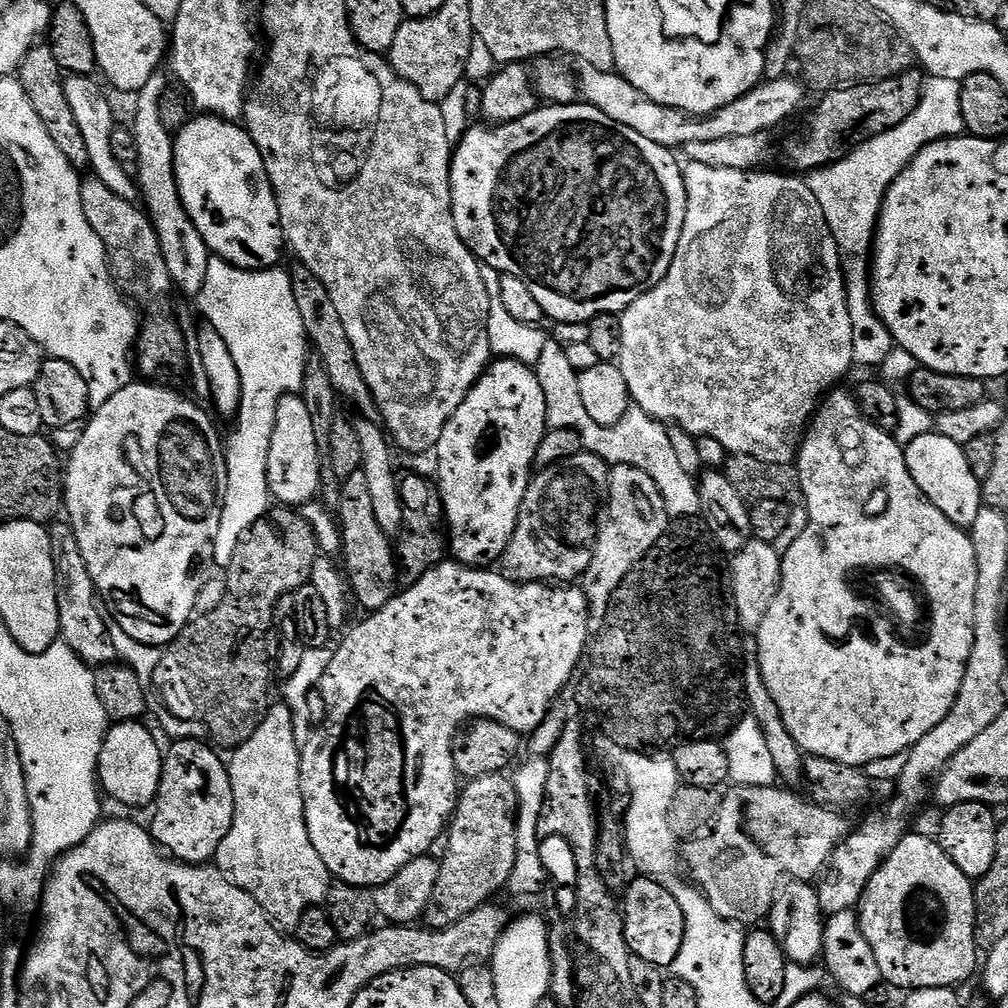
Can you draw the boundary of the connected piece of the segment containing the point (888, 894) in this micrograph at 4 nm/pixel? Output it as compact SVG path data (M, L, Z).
M913 834L901 838L870 878L858 905L860 929L874 950L883 979L898 990L955 989L956 984L966 983L975 972L977 975L975 892L973 881L950 862L939 839Z

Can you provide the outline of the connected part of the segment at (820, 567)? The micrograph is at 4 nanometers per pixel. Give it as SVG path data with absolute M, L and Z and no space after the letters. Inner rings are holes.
M829 391L819 401L800 444L795 465L800 473L800 494L802 504L808 509L809 524L798 540L782 554L780 589L774 602L770 602L770 610L766 610L766 618L762 618L762 626L755 629L755 655L760 660L762 678L770 694L774 694L778 710L782 710L782 722L786 722L786 730L790 730L801 752L863 769L875 759L890 758L900 751L912 749L946 718L954 706L963 675L966 674L967 659L970 658L971 647L974 646L974 592L977 589L978 563L975 562L974 546L971 544L969 533L950 522L950 518L946 518L946 514L942 514L942 510L938 510L938 506L934 506L934 502L927 500L922 490L918 490L914 478L910 478L904 448L896 441L895 435L871 424L860 413L860 405L851 391L840 391ZM892 586L902 588L912 596L916 606L916 618L912 624L906 624L892 606L890 596L886 594L886 590Z

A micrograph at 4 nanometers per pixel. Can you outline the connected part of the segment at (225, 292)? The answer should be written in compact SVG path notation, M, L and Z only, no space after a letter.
M212 258L208 261L208 269L206 270L206 282L202 286L198 297L200 303L200 312L205 316L207 323L222 338L222 342L226 342L226 350L230 350L230 358L234 358L234 366L238 366L238 374L242 382L242 394L240 395L240 411L234 417L236 429L229 436L226 436L226 459L228 462L228 477L226 478L226 494L224 495L224 505L222 506L222 522L218 526L217 541L222 542L226 537L230 538L229 547L237 548L244 535L250 530L250 526L254 526L254 522L258 522L258 518L262 518L268 512L270 507L270 493L268 490L268 451L270 450L270 442L274 434L274 422L276 421L276 411L278 410L278 402L284 396L290 396L299 393L302 382L304 381L304 368L310 359L310 345L307 336L304 334L302 326L302 314L298 314L298 302L294 302L294 290L292 289L292 277L287 271L283 272L283 267L259 268L256 272L251 272L248 268L236 268L233 264L227 264L225 260Z

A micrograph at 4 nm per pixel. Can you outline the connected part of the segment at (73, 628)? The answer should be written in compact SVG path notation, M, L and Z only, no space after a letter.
M56 522L48 528L48 533L56 571L60 640L66 646L70 646L70 650L74 650L74 654L78 654L78 658L82 658L89 666L111 664L117 659L118 653L110 638L108 624L102 622L96 587L90 578L90 570L86 570L86 558L82 558L82 550L78 550L78 538L72 525L67 522Z

